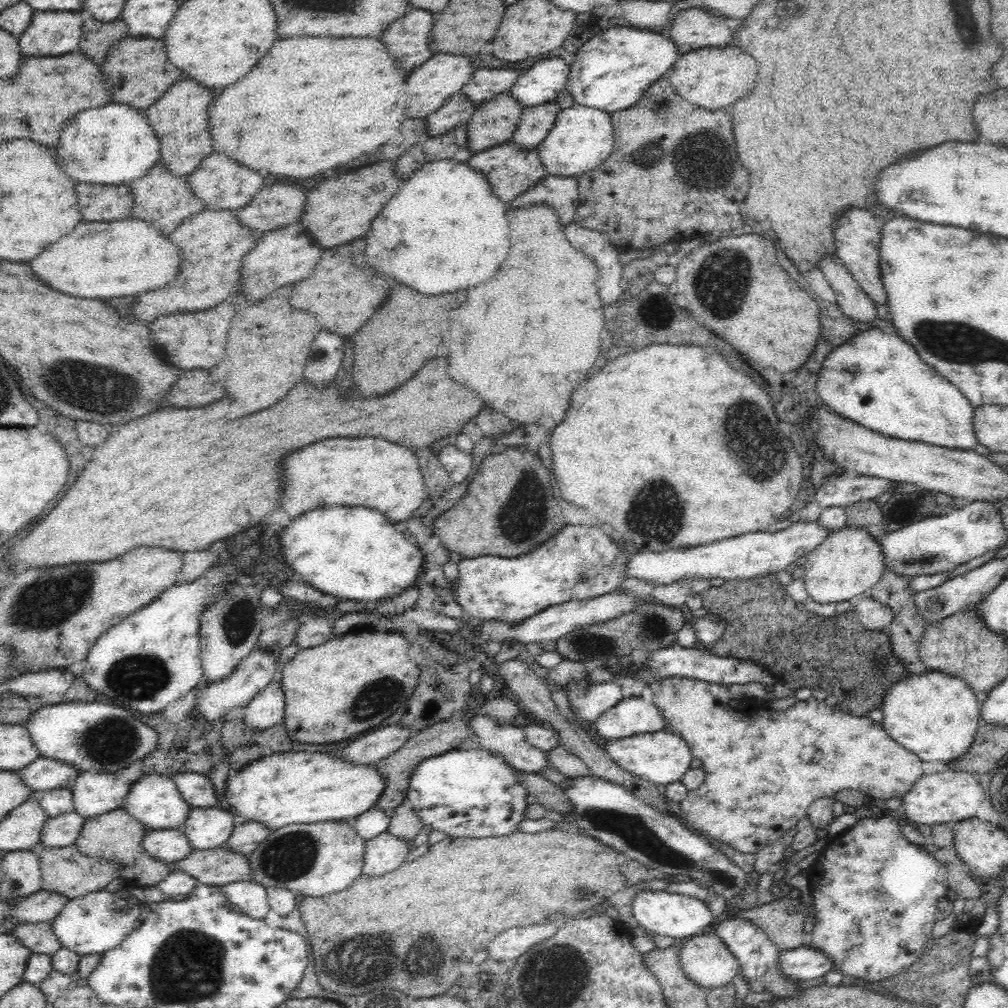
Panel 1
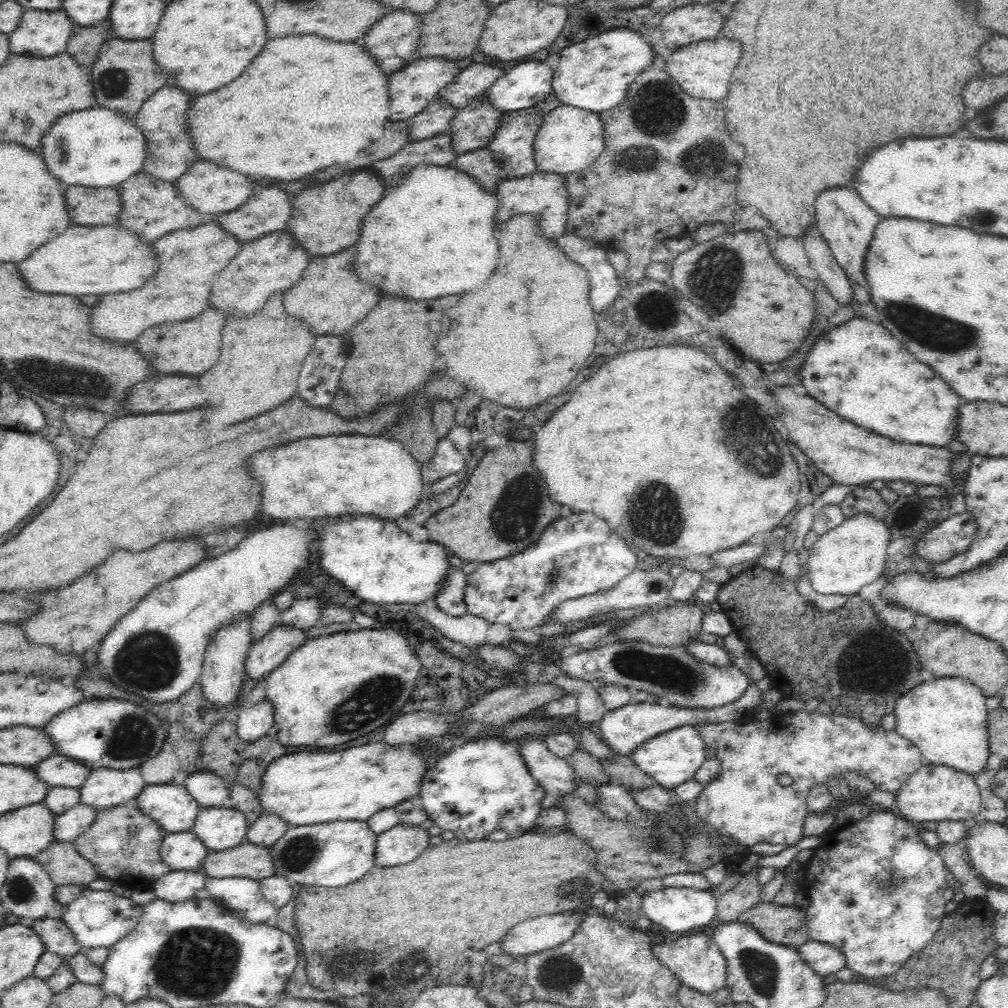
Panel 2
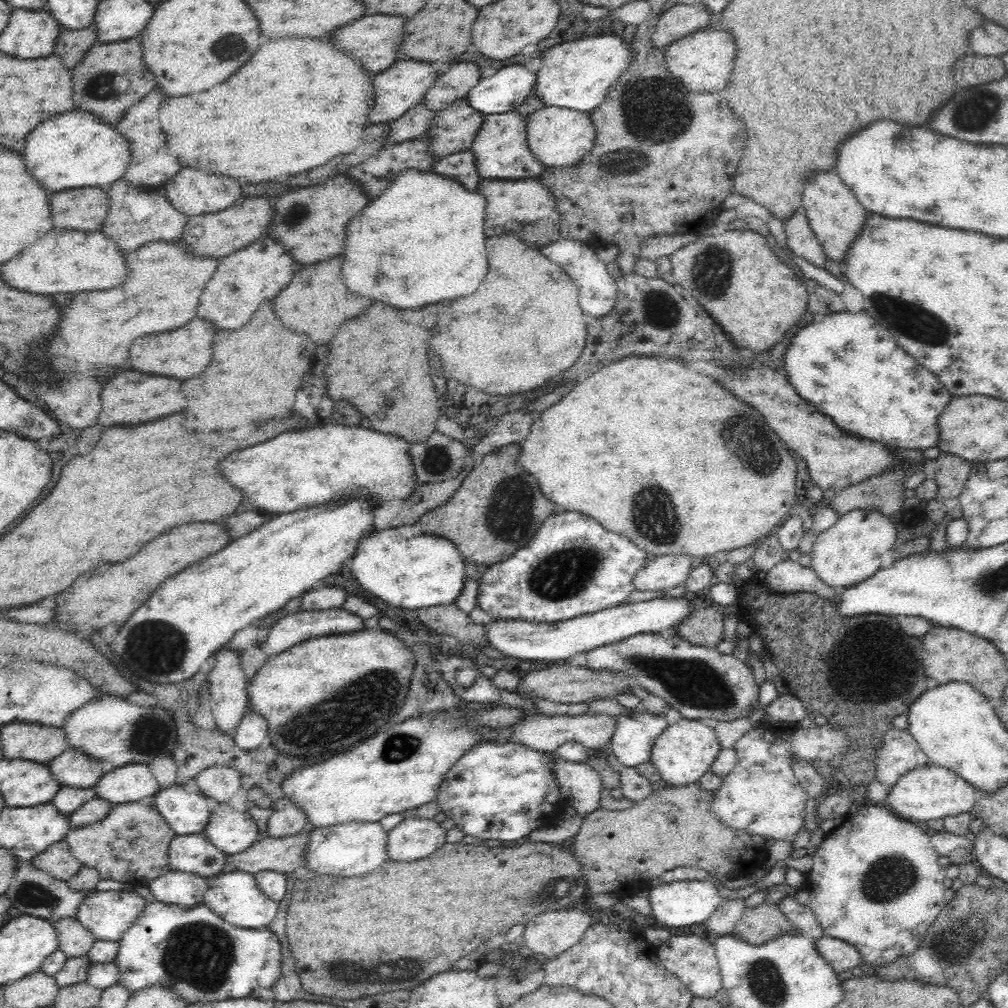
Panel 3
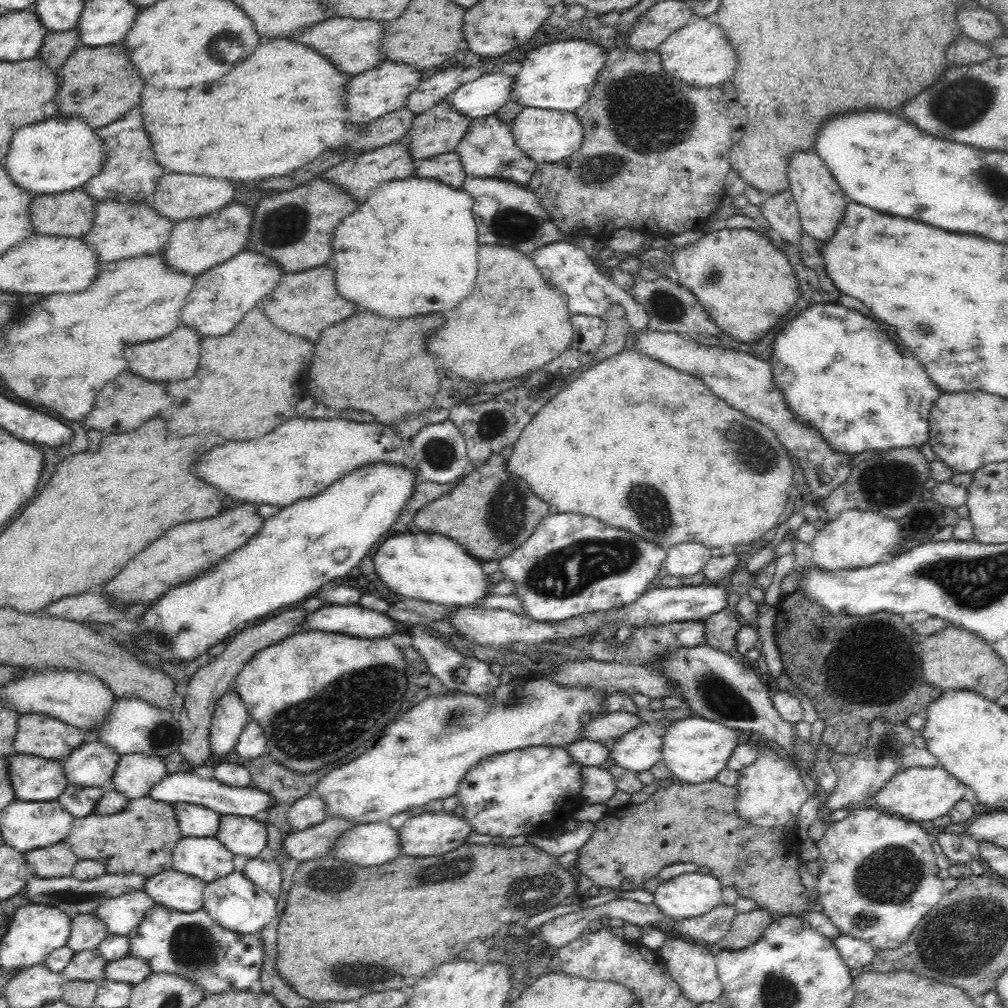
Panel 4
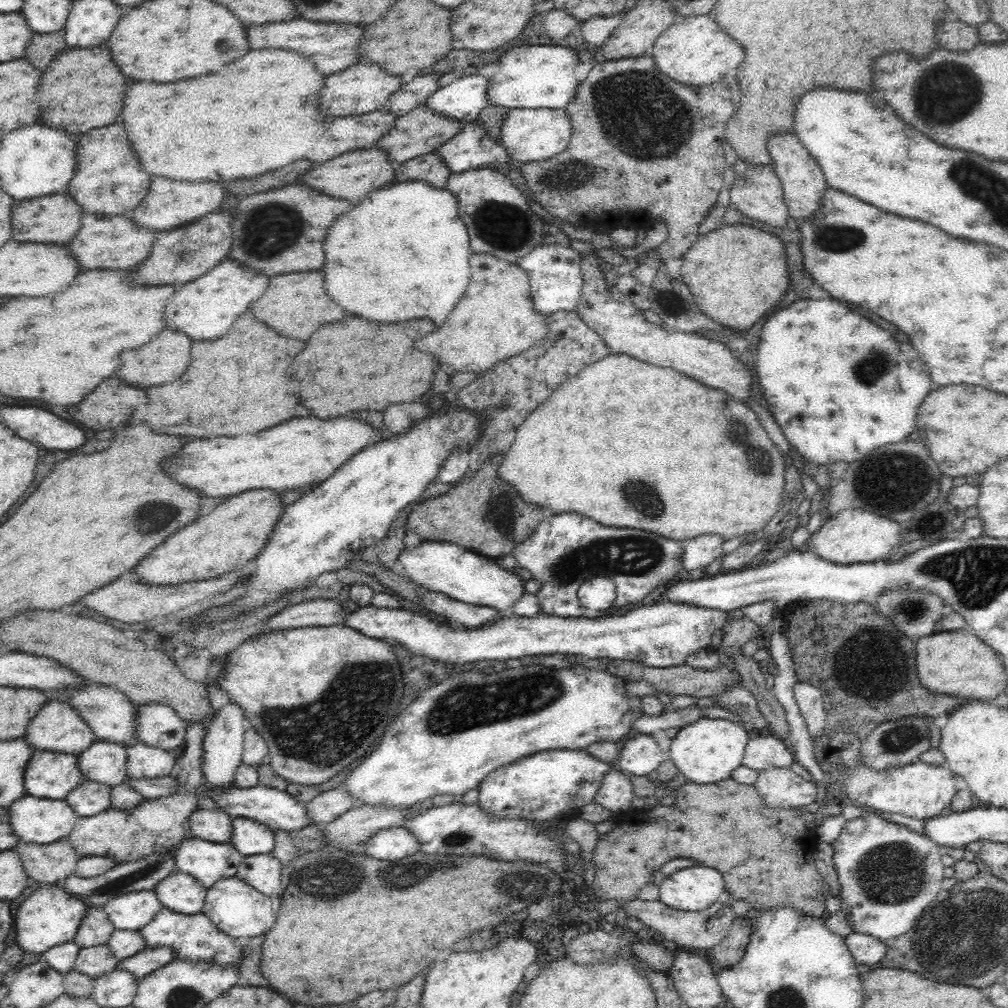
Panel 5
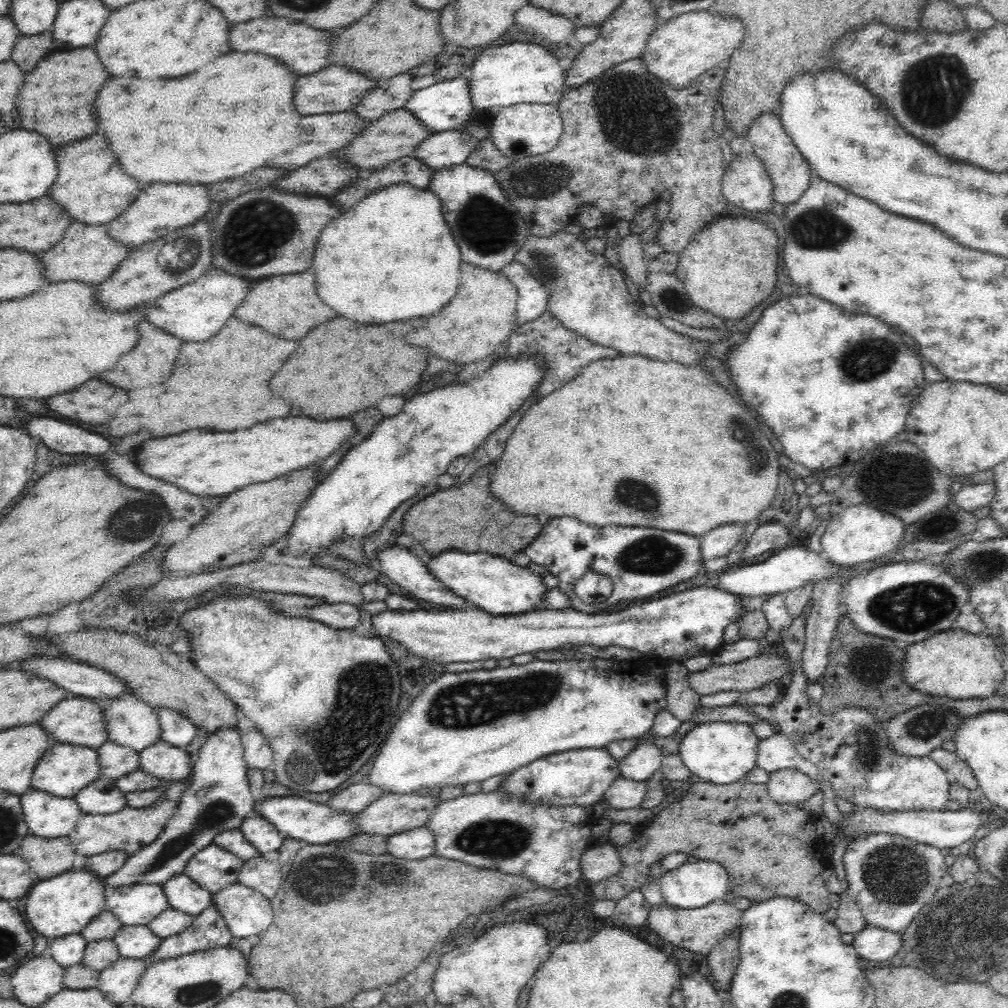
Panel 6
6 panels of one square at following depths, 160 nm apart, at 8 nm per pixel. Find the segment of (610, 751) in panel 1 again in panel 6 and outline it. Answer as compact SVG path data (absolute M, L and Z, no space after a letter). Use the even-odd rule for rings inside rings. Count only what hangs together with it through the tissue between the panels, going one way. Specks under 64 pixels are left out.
M716 721L694 726L688 731L680 742L678 754L682 763L690 770L693 780L726 785L745 778L756 767L758 746L759 739L749 724Z

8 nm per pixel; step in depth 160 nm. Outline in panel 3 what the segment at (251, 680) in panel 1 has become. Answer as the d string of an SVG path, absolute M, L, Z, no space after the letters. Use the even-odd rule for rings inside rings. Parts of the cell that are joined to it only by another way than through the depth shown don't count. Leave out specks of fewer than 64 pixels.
M328 609L325 611L299 611L296 614L287 615L268 627L268 633L264 641L259 643L259 648L263 650L267 658L279 655L281 652L306 642L310 639L315 639L321 636L330 636L354 632L362 630L362 619L354 616L352 613L344 609Z

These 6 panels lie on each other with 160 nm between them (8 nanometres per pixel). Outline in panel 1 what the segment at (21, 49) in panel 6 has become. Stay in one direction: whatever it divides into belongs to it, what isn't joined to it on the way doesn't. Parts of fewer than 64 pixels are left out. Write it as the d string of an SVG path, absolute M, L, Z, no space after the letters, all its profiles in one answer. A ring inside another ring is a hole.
M82 9L79 13L83 20L80 50L90 56L92 62L102 64L106 58L106 50L129 36L128 27L121 18L106 23L96 20L89 10Z

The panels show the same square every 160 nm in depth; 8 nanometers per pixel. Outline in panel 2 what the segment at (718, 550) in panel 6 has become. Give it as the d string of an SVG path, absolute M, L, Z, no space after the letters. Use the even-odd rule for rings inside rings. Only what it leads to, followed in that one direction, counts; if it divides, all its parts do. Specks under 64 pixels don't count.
M658 563L651 570L636 569L632 574L629 574L626 578L623 578L618 584L616 584L614 588L610 588L610 590L567 600L562 604L558 604L558 606L554 608L554 612L549 616L548 620L546 620L542 625L552 621L565 626L568 622L578 622L597 614L607 614L607 616L610 617L610 612L613 614L613 612L617 610L662 605L663 601L669 597L668 590L670 590L670 586L672 586L672 584L674 584L674 580L668 575L667 566L663 566Z

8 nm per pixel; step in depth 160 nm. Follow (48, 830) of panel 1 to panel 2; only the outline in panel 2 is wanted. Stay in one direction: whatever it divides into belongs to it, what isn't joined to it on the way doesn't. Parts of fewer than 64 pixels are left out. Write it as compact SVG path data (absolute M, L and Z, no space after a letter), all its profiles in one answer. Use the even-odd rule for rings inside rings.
M79 802L70 810L55 815L52 837L58 842L72 843L77 836L90 828L96 812L96 809Z

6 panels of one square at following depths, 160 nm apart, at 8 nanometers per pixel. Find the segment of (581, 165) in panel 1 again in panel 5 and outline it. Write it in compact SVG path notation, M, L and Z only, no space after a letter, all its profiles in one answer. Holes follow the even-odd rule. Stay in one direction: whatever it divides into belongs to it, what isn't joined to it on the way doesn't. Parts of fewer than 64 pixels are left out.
M515 108L510 109L501 122L499 139L512 160L527 163L548 160L564 152L570 144L572 131L572 123L565 110Z

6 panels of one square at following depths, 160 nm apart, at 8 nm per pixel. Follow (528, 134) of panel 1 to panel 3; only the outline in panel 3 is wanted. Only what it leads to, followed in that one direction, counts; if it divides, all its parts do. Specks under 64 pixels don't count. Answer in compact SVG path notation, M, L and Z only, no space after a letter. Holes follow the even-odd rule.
M516 109L502 114L485 115L471 146L480 178L520 180L540 176L544 166L528 146L526 127L527 117L522 116Z

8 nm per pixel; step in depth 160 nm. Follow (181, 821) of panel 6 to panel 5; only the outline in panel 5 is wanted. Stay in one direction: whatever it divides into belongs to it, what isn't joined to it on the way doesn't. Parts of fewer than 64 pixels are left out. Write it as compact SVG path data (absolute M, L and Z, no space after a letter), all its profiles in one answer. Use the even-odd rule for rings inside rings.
M234 702L220 706L220 710L213 714L209 722L209 729L204 738L204 756L202 770L204 774L204 784L214 787L214 789L226 789L235 785L233 777L236 766L241 763L244 736L248 729L244 711ZM172 848L166 854L152 854L141 861L120 863L114 868L99 874L98 876L80 878L76 874L70 875L68 878L62 880L62 885L54 884L60 889L64 889L68 895L76 897L76 899L84 903L84 907L98 907L102 908L109 900L120 895L128 894L129 892L140 892L143 890L152 891L152 888L166 878L170 872L175 870L174 855L176 855L177 848Z

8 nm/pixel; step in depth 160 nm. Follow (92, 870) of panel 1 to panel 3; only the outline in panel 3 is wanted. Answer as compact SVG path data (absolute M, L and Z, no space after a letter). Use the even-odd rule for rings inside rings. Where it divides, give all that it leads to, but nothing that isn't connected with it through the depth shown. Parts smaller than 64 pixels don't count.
M64 840L54 843L48 850L30 861L36 868L64 882L83 867L83 864L72 855L69 844Z

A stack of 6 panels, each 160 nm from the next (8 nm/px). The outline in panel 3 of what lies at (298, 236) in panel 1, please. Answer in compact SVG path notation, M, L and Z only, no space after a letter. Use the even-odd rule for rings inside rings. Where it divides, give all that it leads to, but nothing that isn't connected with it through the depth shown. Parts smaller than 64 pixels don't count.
M264 236L220 261L218 269L204 287L197 316L212 320L218 328L236 330L248 324L248 320L264 300L274 298L280 290L284 290L290 284L296 268L298 266L290 258L288 250L282 244L272 242L269 237Z

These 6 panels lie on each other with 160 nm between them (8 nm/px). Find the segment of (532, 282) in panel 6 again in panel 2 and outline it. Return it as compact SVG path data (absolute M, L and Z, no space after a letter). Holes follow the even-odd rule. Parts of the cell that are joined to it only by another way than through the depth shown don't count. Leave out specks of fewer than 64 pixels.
M566 232L558 238L558 244L570 256L570 260L586 269L589 276L590 305L594 312L602 312L613 304L623 289L614 266L607 257L609 252L599 247L596 241Z

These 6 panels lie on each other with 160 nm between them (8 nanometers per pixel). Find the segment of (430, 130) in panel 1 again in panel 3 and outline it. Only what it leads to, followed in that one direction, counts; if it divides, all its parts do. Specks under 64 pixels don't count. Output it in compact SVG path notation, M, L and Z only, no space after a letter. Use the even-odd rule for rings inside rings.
M420 103L406 112L404 116L391 121L389 124L390 134L387 138L389 144L395 145L424 138L436 113L436 110L430 110L426 105Z

